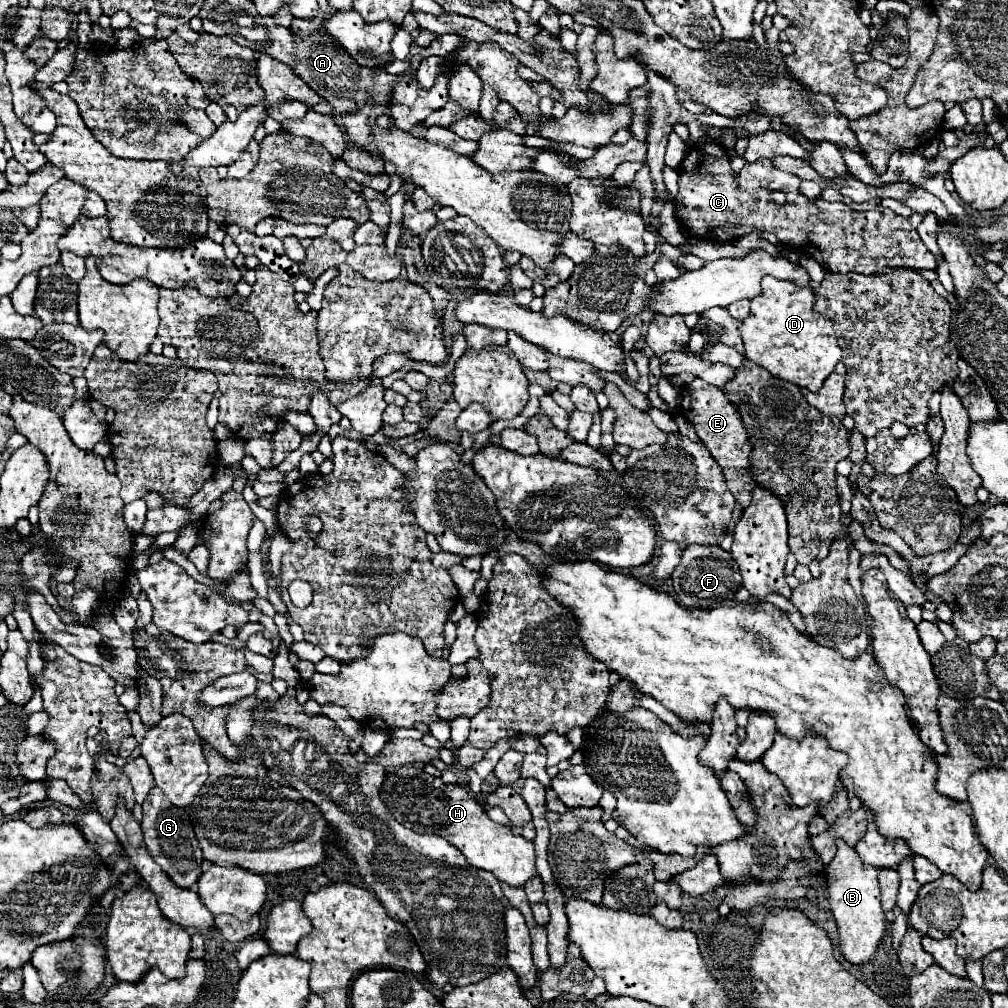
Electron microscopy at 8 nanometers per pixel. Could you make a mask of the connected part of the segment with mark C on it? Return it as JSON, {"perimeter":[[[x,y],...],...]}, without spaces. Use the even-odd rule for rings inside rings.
{"perimeter":[[[711,139],[709,145],[703,147],[697,169],[701,173],[679,173],[679,193],[675,197],[675,215],[689,239],[725,245],[753,231],[771,231],[783,247],[813,257],[829,273],[855,271],[871,275],[885,267],[936,269],[935,257],[927,251],[917,229],[911,227],[907,217],[887,207],[853,211],[843,202],[809,199],[799,189],[801,179],[793,173],[775,169],[769,159],[745,163],[739,173],[733,173],[725,147]],[[773,189],[787,193],[787,203],[783,207],[767,201],[767,193]]]}

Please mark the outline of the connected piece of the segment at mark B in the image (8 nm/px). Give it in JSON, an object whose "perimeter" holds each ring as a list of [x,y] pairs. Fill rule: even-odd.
{"perimeter":[[[837,839],[837,855],[827,865],[827,897],[841,933],[841,953],[849,963],[865,965],[873,959],[879,949],[881,939],[885,937],[885,913],[879,901],[879,883],[877,869],[865,865],[853,847],[843,839]]]}

